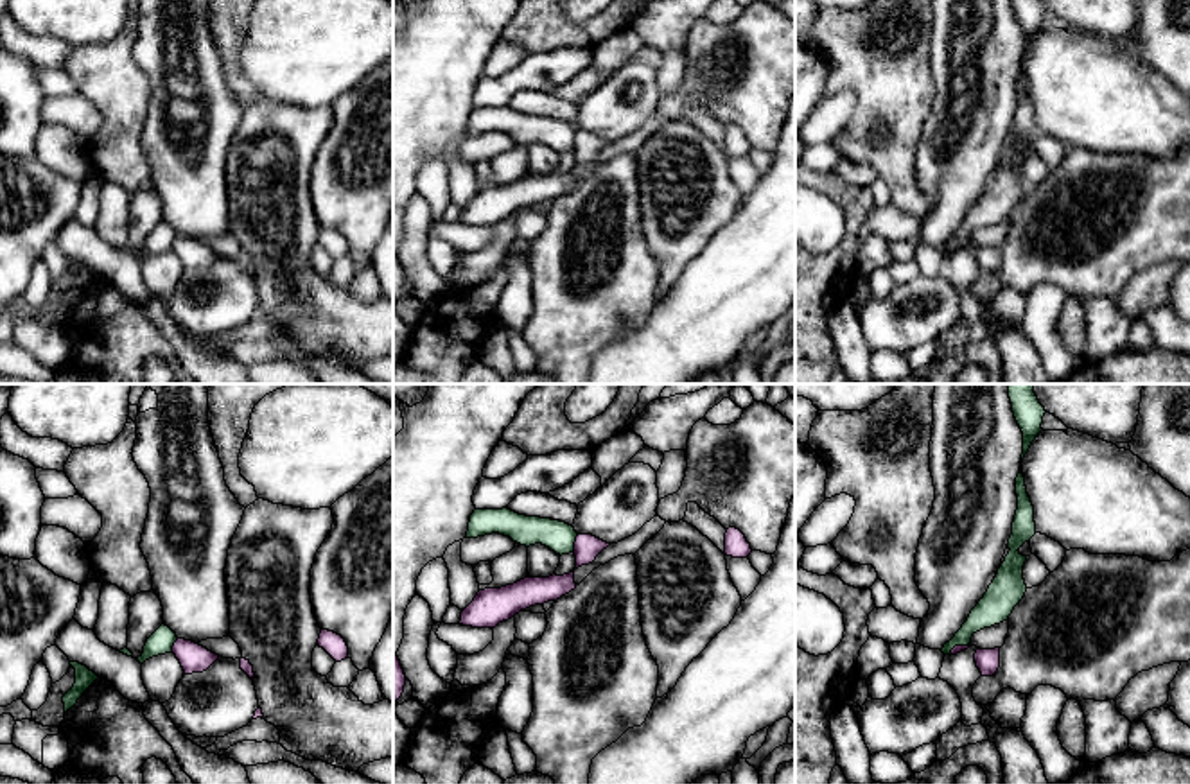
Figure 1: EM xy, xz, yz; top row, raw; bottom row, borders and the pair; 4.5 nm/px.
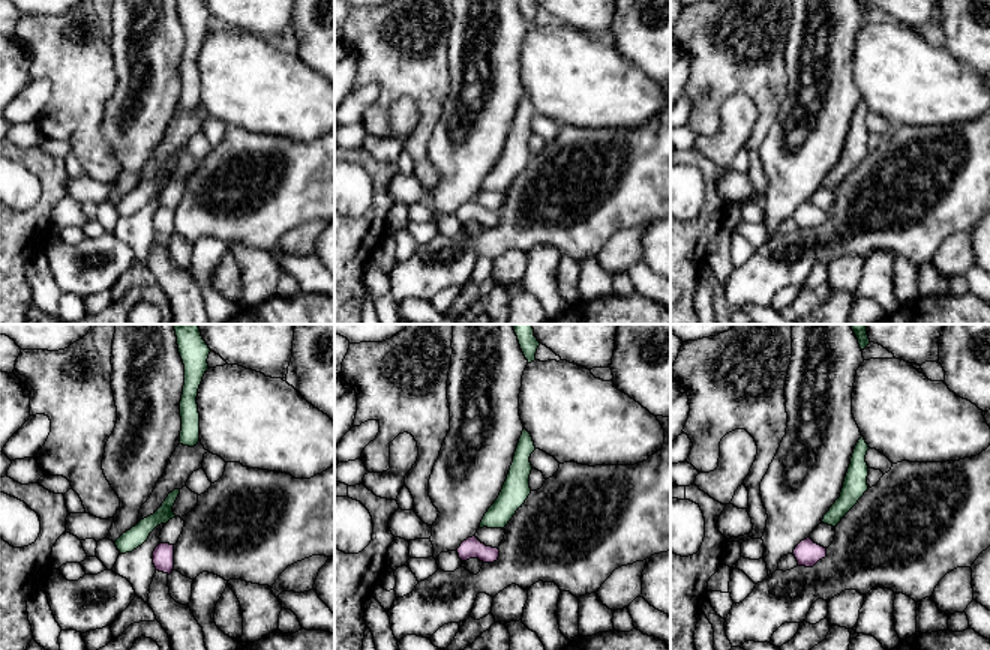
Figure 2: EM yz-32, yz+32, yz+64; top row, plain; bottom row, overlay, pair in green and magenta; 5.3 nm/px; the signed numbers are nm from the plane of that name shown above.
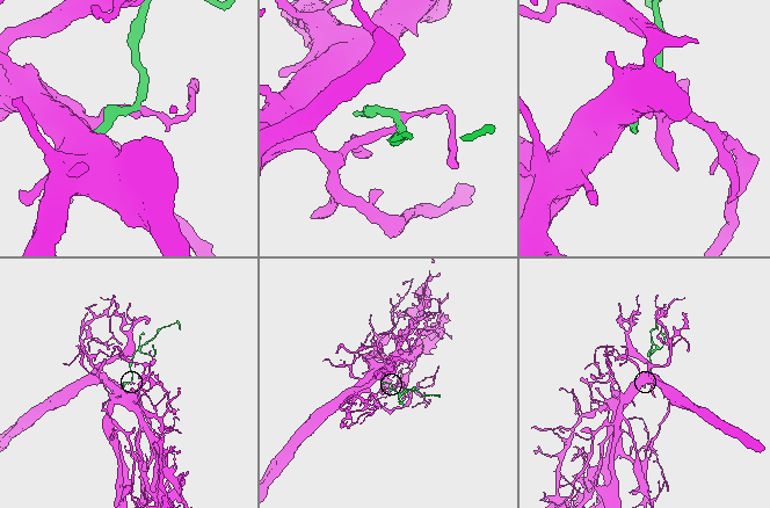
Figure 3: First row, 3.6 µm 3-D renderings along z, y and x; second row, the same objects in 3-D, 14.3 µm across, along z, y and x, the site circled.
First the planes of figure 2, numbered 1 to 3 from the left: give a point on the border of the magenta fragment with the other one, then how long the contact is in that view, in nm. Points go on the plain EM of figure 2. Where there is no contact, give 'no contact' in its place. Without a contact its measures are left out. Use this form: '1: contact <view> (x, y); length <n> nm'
1: no contact
2: no contact
3: no contact

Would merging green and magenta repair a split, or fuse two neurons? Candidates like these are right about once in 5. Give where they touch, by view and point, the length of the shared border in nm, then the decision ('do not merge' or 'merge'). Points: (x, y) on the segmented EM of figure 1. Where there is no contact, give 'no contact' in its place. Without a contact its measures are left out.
contact xz (573, 544); length 80 nm; do not merge

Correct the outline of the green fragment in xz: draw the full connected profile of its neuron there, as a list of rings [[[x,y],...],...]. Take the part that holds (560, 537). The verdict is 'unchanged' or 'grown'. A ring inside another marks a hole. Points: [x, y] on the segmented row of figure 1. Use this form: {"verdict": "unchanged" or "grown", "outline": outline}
{"verdict": "unchanged", "outline": [[[508,508],[474,510],[467,538],[477,538],[492,533],[510,536],[513,542],[526,547],[542,544],[560,556],[574,553],[574,542],[578,536],[573,526],[560,520],[526,517]]]}

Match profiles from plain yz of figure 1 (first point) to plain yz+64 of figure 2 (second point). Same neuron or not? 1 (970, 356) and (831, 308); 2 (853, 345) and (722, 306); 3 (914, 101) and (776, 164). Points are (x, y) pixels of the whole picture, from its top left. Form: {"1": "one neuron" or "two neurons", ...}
{"1": "one neuron", "2": "one neuron", "3": "two neurons"}

